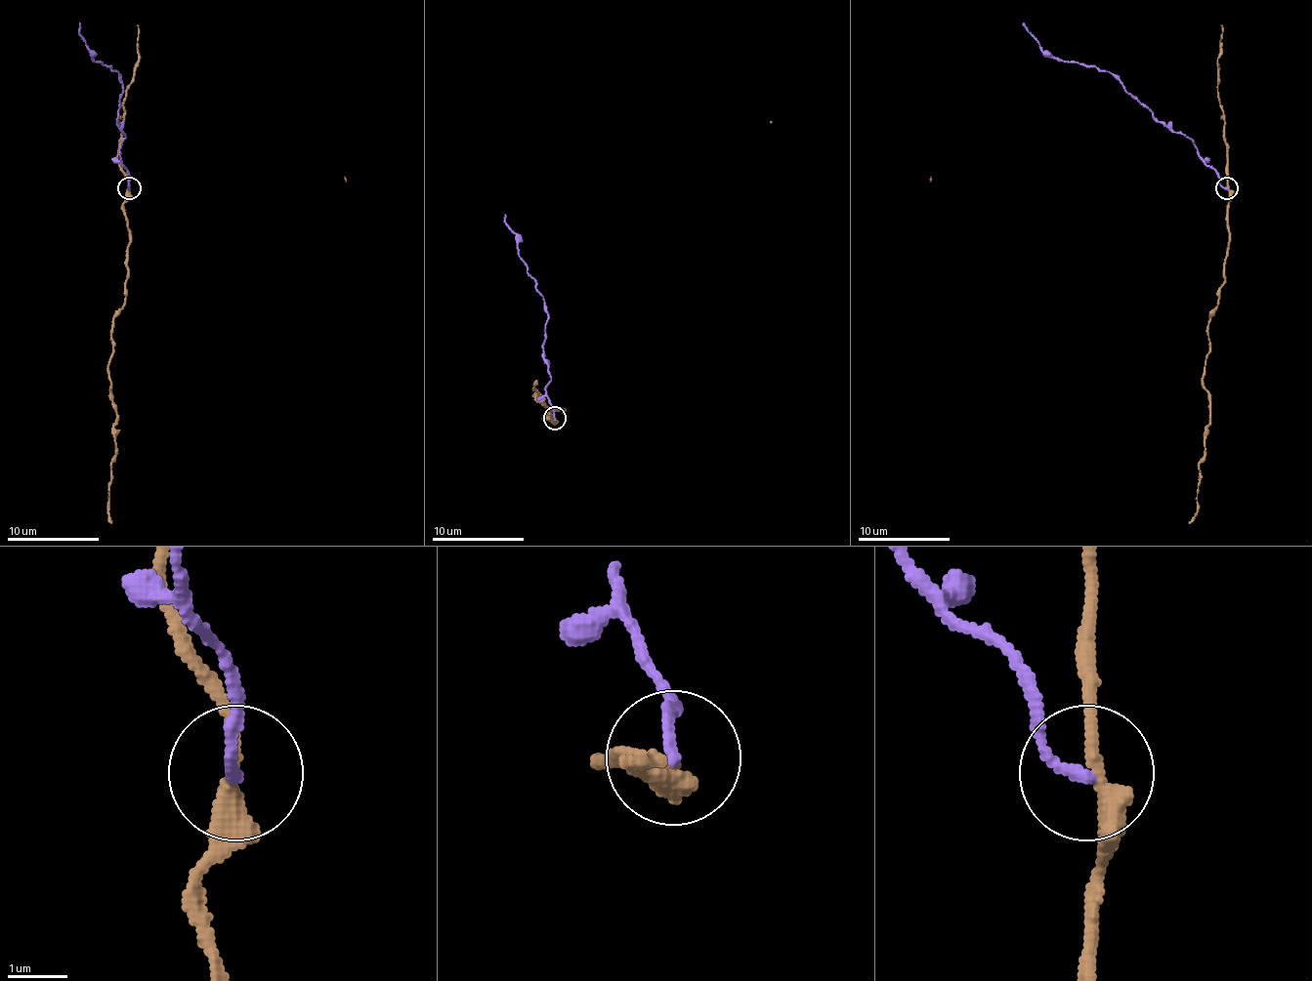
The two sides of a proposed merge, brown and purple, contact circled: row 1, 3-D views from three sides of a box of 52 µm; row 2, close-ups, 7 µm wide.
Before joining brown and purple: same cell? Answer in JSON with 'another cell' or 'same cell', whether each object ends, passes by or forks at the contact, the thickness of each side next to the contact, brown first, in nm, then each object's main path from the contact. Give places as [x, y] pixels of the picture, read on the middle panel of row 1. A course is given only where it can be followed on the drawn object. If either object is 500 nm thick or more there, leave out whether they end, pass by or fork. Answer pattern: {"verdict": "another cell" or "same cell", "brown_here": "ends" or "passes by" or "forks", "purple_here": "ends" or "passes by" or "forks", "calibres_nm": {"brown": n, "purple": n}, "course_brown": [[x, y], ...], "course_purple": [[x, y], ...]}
{"verdict": "another cell", "brown_here": "passes by", "purple_here": "ends", "calibres_nm": {"brown": 320, "purple": 170}, "course_brown": [[554, 419], [549, 419], [554, 421], [549, 409], [533, 395], [542, 400], [535, 390], [537, 380]], "course_purple": [[554, 419], [544, 388], [551, 380], [544, 349], [547, 308], [505, 215]]}

